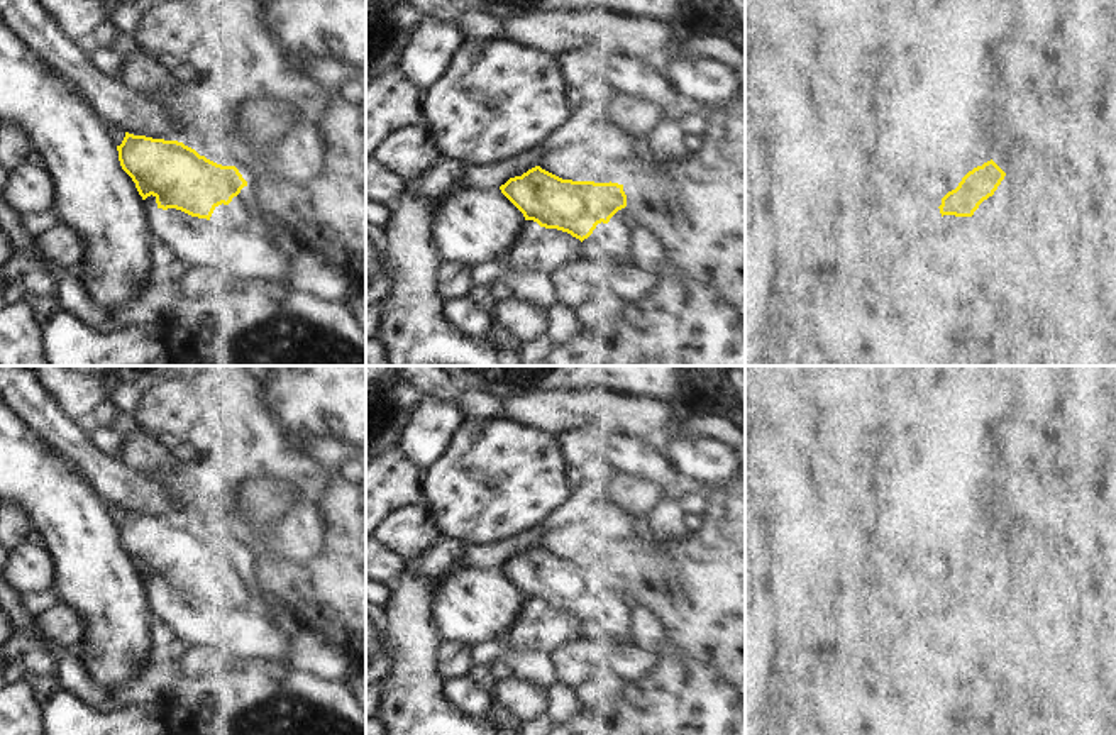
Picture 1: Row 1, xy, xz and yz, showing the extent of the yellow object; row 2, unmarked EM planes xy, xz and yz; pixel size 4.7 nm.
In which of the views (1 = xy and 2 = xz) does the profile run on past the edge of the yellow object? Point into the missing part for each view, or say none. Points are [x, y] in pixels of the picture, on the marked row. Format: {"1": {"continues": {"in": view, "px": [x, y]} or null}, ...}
{"1": {"continues": {"in": "xy", "px": [241, 214]}}, "2": {"continues": {"in": "xz", "px": [613, 241]}}}

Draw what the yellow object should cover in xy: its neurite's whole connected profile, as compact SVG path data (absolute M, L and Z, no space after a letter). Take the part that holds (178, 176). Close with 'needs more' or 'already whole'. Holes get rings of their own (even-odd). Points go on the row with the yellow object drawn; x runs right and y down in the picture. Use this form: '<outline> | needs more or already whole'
M129 132L117 151L122 169L132 178L142 200L152 195L157 208L176 208L207 218L213 230L261 230L254 193L235 166L217 164L178 141Z | needs more

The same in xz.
M540 166L500 186L540 227L579 239L594 261L611 261L627 279L633 262L633 217L623 185L562 180Z | needs more

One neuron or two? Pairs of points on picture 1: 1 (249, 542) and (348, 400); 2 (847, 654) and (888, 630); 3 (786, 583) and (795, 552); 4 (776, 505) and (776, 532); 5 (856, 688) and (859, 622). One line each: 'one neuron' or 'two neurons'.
1: one neuron
2: two neurons
3: two neurons
4: two neurons
5: two neurons

